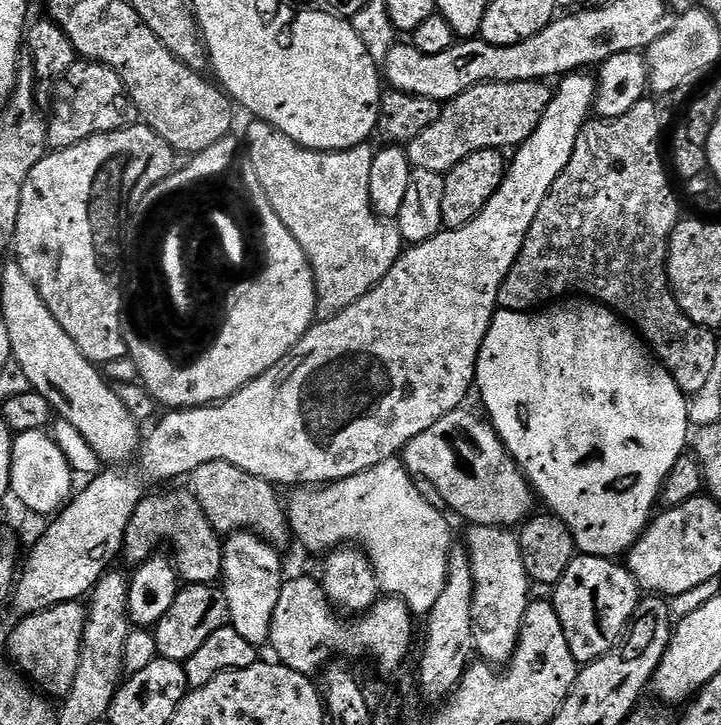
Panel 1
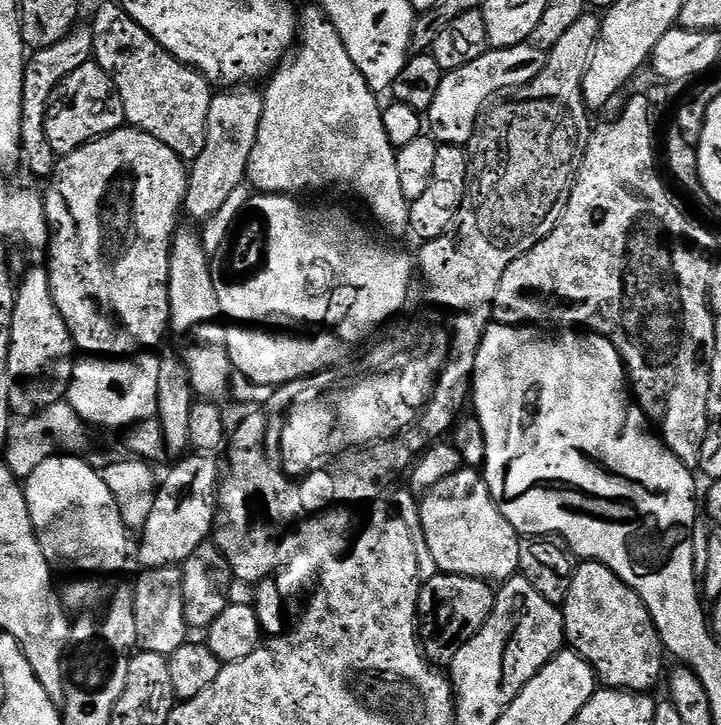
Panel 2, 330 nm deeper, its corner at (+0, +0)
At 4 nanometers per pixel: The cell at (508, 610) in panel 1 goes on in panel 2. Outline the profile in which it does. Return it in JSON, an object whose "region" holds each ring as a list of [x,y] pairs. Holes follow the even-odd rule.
{"region":[[[461,470],[446,477],[424,493],[420,501],[419,531],[427,555],[428,552],[432,555],[441,573],[503,582],[520,572],[521,537],[514,526],[506,522],[496,499],[490,494],[490,486],[479,471]]]}

